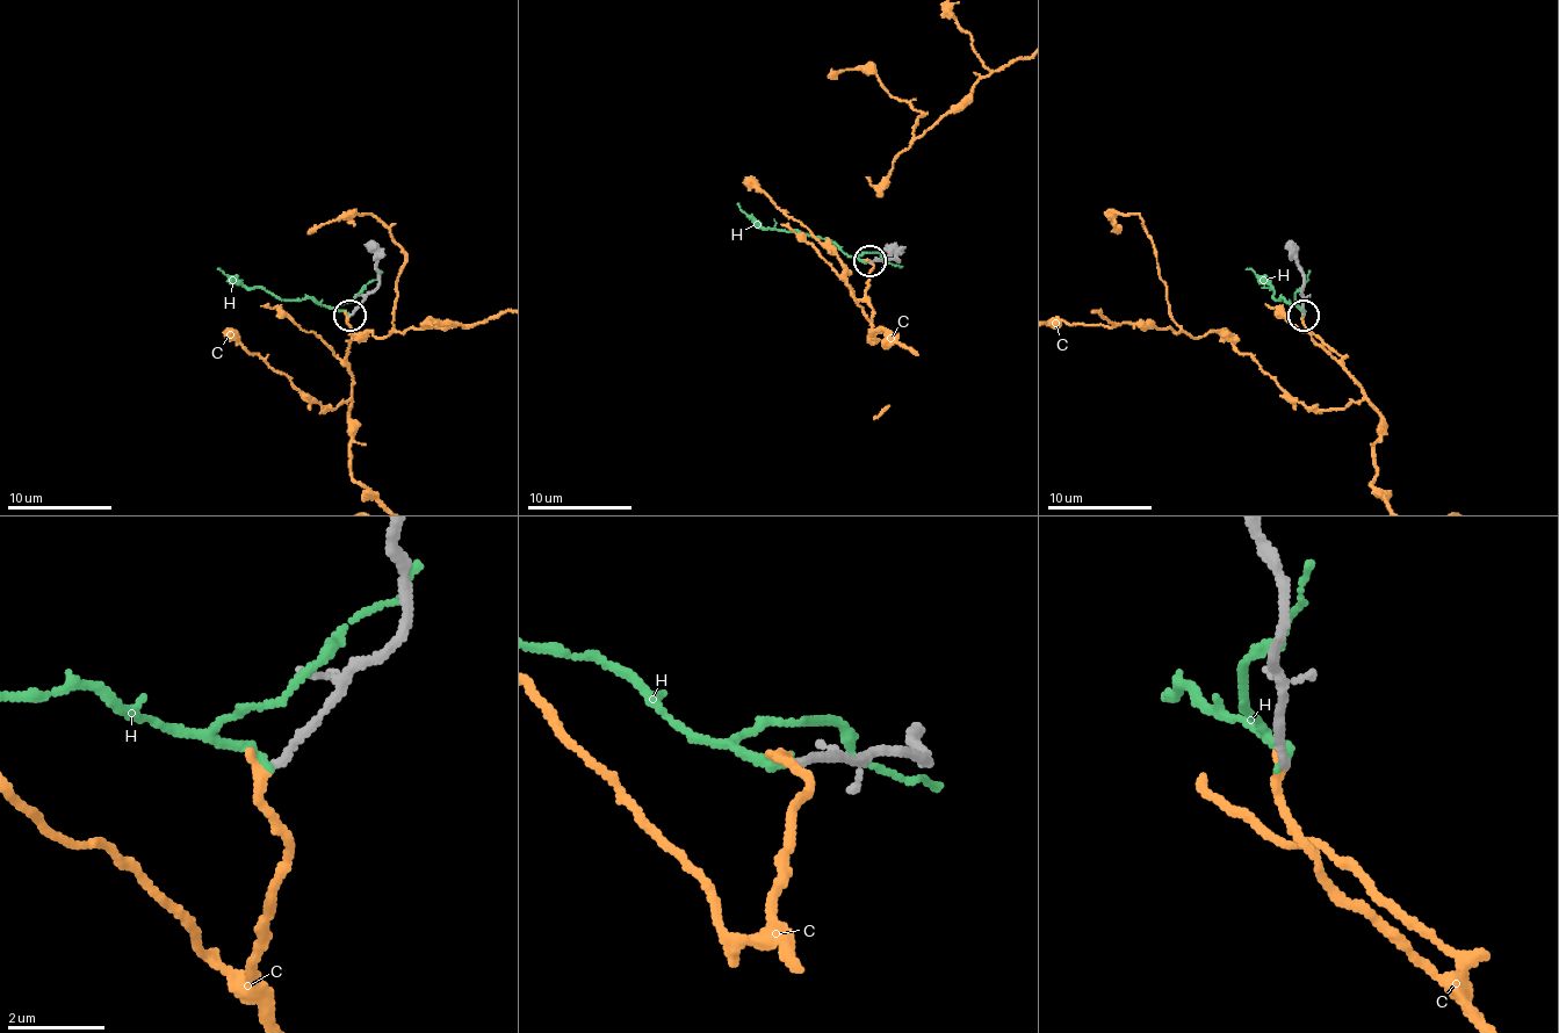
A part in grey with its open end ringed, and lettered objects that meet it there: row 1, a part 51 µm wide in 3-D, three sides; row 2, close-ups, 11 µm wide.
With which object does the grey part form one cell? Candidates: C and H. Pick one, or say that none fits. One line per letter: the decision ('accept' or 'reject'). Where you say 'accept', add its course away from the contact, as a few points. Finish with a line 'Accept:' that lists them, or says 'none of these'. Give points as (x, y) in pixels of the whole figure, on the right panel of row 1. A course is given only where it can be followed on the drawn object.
C: accept
H: reject
Accept: C

